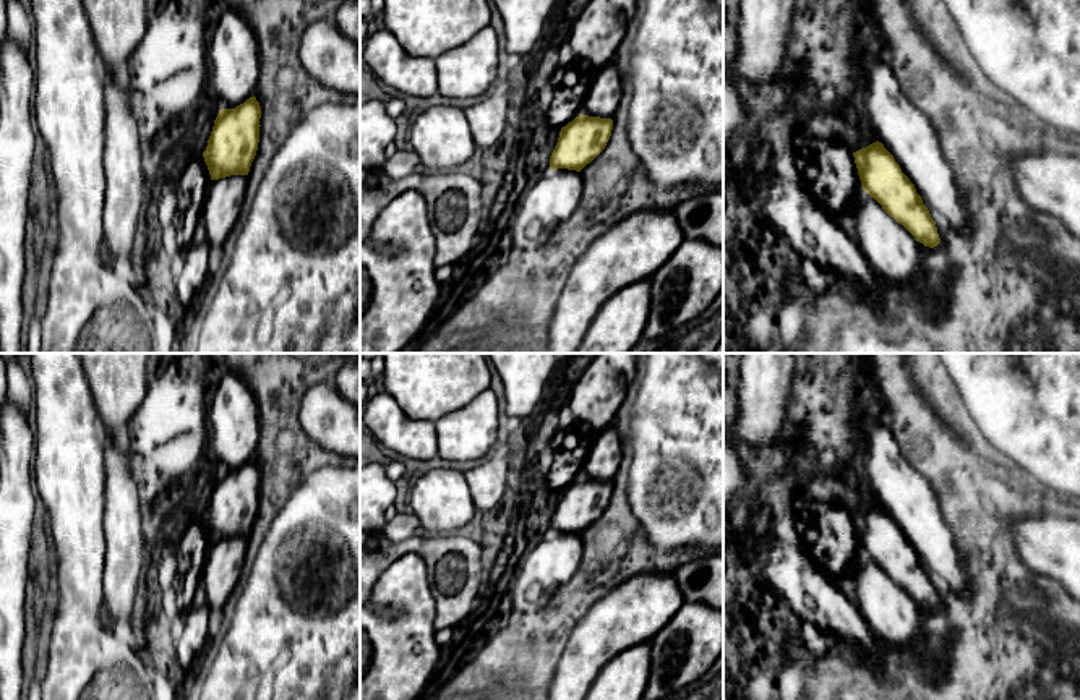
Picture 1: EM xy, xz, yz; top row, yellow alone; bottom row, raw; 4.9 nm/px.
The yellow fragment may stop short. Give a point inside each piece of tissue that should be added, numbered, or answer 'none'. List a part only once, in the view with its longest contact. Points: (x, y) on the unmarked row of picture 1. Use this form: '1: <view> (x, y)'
none

